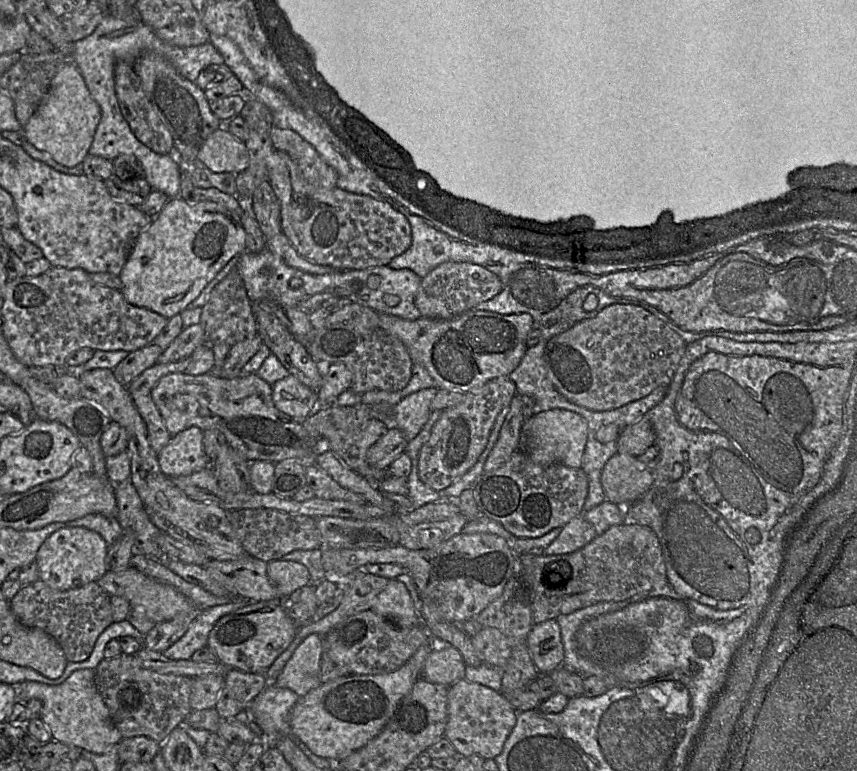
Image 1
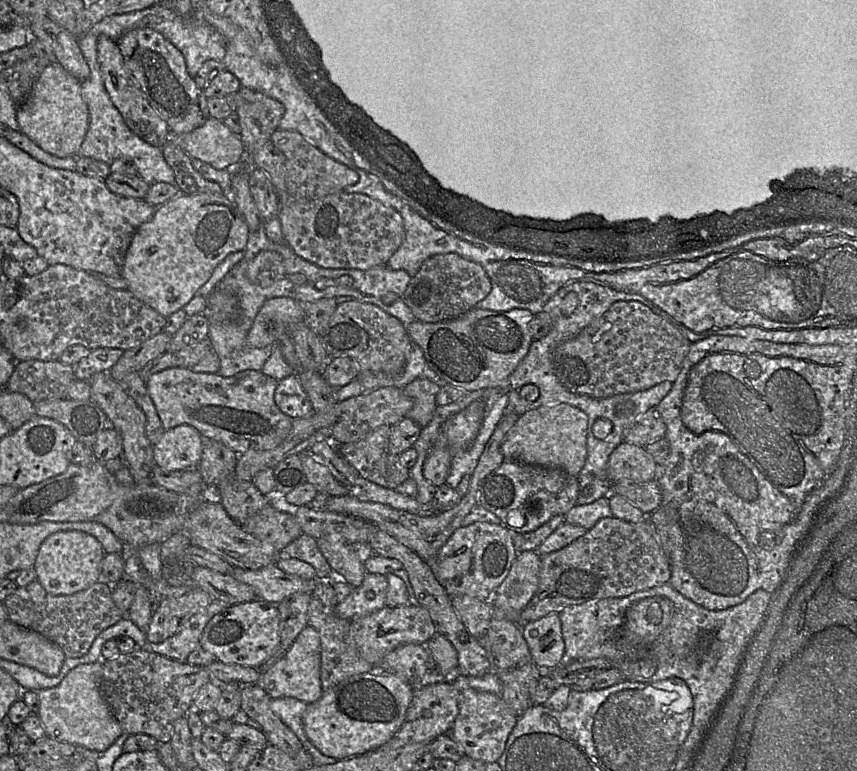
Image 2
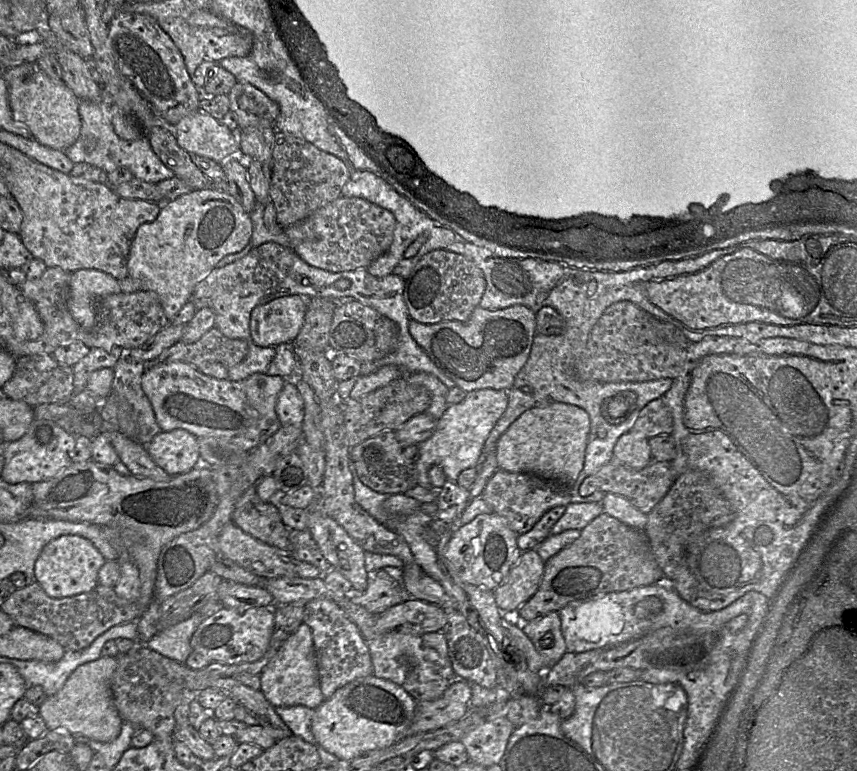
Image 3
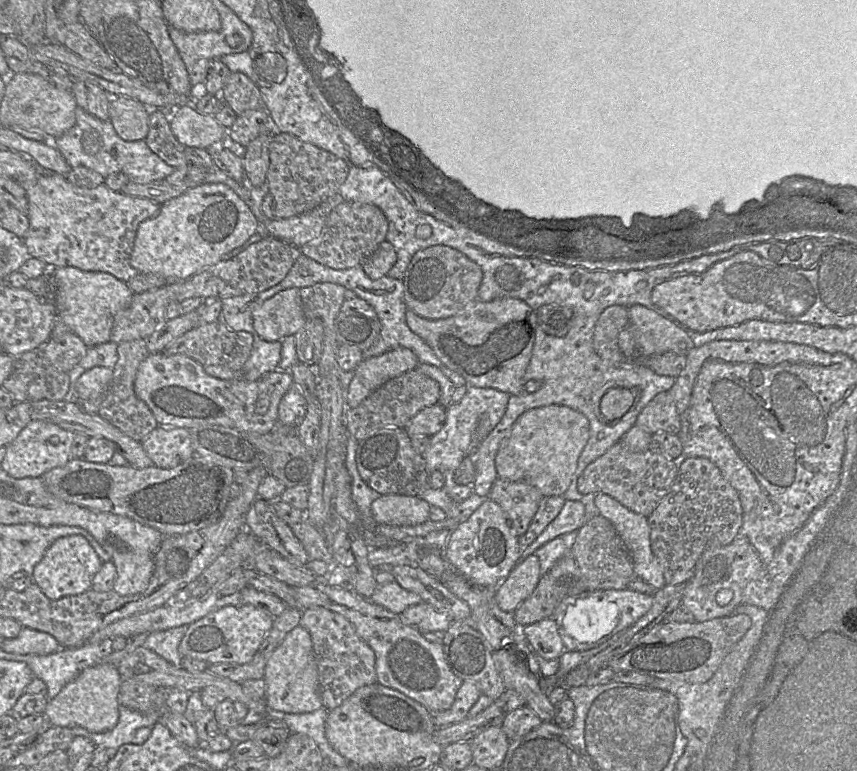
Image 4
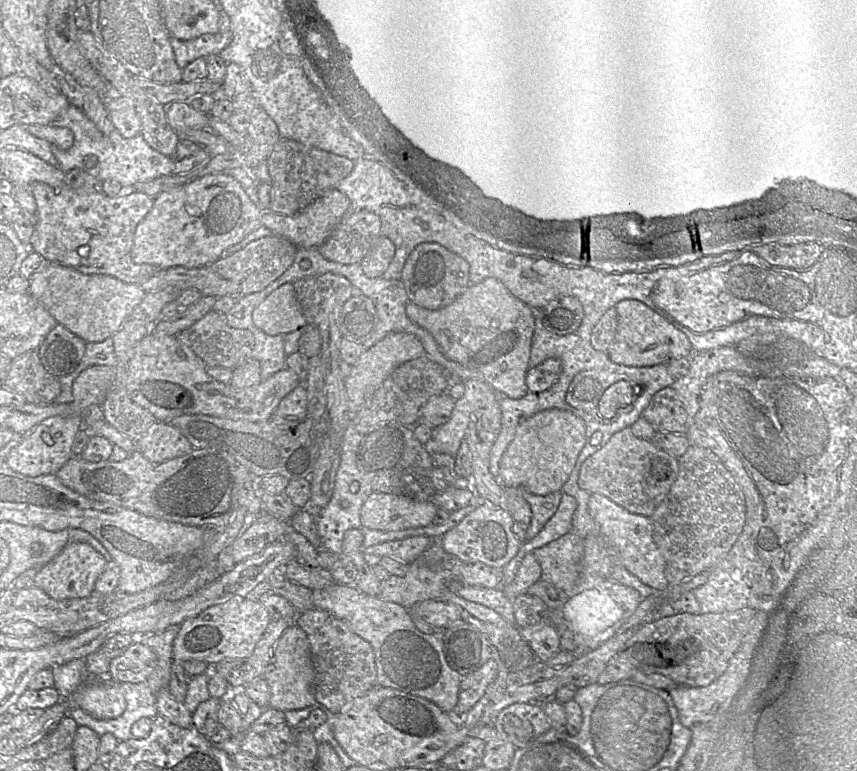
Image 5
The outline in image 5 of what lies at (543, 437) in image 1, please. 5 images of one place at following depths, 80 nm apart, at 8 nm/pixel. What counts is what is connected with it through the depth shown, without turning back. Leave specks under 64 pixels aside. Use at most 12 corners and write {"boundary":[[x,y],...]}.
{"boundary":[[548,409],[518,427],[499,465],[504,487],[562,491],[586,424]]}

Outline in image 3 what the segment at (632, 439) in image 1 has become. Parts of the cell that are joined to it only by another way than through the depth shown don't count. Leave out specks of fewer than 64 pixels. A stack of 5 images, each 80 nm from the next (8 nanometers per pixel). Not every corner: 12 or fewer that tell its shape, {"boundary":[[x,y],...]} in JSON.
{"boundary":[[662,398],[649,402],[630,431],[649,440],[671,435],[673,419]]}

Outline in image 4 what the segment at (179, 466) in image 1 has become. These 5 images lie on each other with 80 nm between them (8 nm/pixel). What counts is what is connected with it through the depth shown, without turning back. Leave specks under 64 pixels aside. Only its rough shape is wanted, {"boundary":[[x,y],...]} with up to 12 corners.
{"boundary":[[158,425],[141,444],[171,469],[195,454],[185,428]]}

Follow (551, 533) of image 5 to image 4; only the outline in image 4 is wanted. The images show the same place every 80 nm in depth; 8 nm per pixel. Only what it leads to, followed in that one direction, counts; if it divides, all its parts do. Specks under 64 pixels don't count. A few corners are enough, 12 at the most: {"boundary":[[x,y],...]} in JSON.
{"boundary":[[565,501],[558,516],[531,545],[527,556],[560,535],[577,532],[585,523],[584,505]]}

